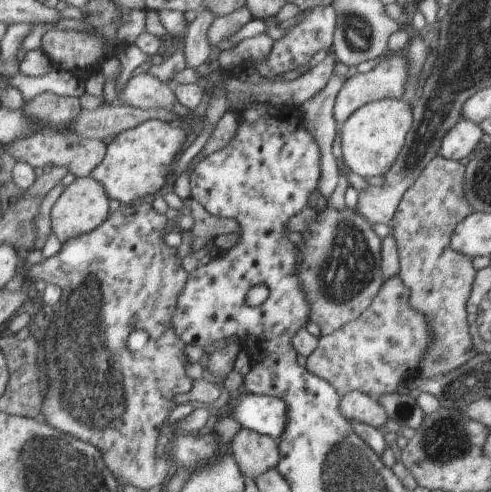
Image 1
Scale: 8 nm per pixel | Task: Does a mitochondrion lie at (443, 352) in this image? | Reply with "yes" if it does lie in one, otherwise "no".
yes

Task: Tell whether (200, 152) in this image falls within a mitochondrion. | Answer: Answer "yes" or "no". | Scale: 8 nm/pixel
no

